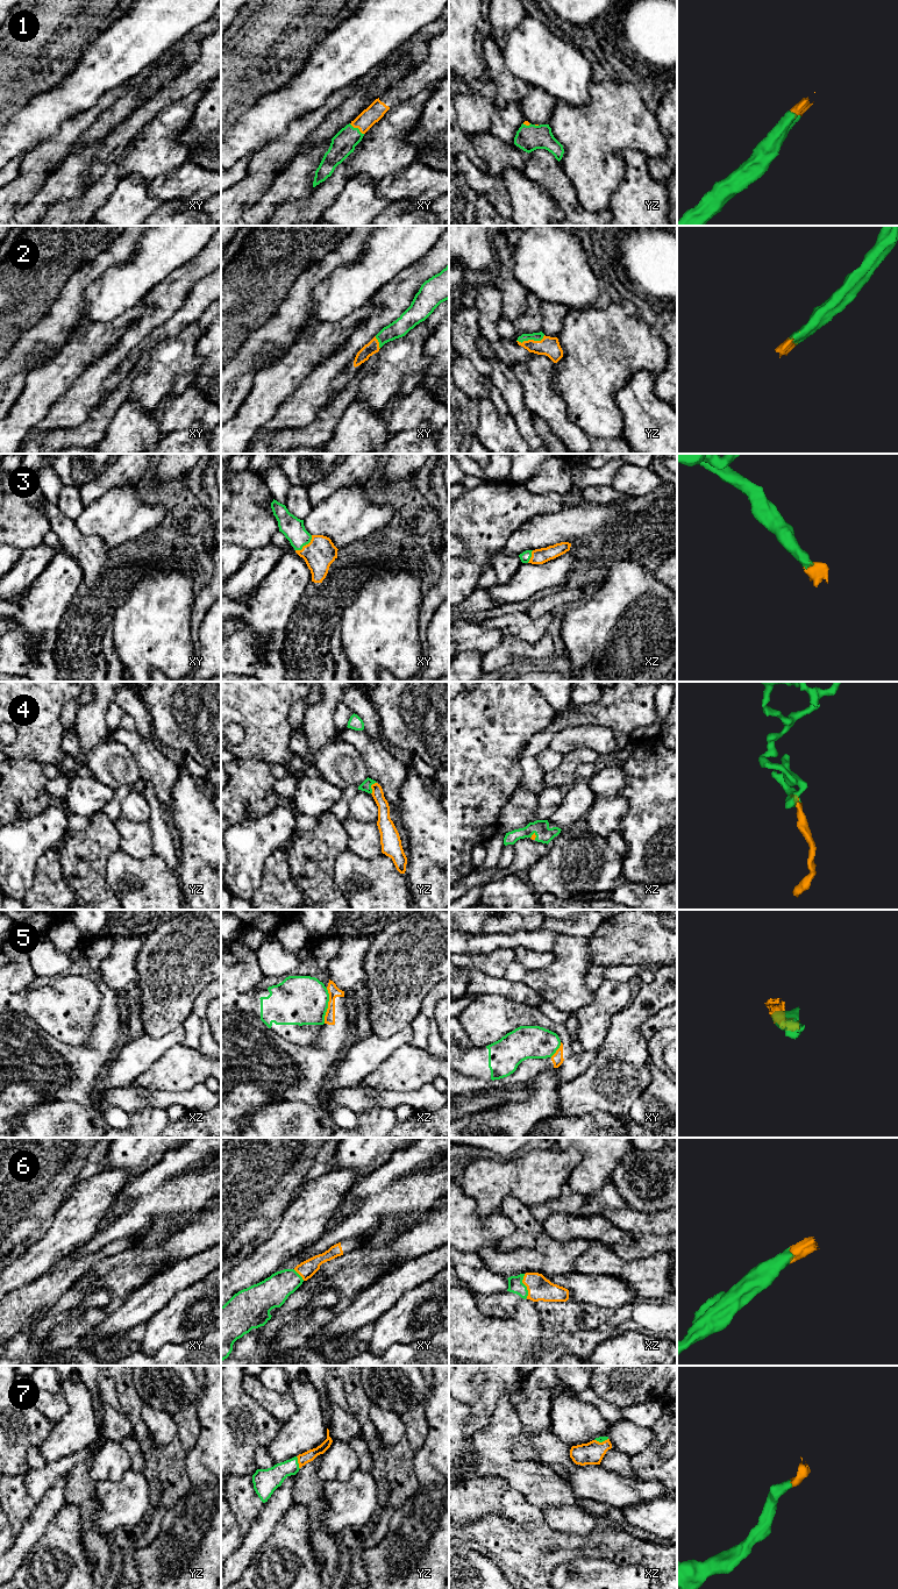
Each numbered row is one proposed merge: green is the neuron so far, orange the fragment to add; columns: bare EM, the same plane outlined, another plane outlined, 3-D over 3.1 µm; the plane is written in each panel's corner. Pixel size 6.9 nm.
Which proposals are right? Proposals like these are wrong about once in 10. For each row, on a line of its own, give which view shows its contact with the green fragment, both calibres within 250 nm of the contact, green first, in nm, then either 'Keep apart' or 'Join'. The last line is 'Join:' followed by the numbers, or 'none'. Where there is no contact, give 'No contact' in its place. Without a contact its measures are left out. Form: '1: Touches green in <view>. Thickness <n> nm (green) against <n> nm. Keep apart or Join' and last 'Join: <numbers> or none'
1: Touches green in xy. Thickness 170 nm (green) against 120 nm. Join
2: Touches green in yz. Thickness 60 nm (green) against 130 nm. Join
3: Touches green in xy. Thickness 150 nm (green) against 220 nm. Join
4: Touches green in yz. Thickness 70 nm (green) against 90 nm. Join
5: Touches green in xz. Thickness 340 nm (green) against 80 nm. Keep apart
6: Touches green in xz. Thickness 110 nm (green) against 160 nm. Join
7: Touches green in yz. Thickness 170 nm (green) against 80 nm. Join
Join: 1, 2, 3, 4, 6, 7

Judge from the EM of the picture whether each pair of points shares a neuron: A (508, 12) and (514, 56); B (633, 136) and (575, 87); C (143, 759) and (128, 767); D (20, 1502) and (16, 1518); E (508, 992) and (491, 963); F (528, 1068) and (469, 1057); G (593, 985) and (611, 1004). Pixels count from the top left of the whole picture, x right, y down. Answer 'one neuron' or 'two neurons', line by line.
A: two neurons
B: two neurons
C: two neurons
D: one neuron
E: two neurons
F: two neurons
G: two neurons

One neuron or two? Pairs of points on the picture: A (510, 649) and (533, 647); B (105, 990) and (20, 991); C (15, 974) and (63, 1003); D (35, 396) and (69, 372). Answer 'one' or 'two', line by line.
A: one
B: two
C: one
D: one

